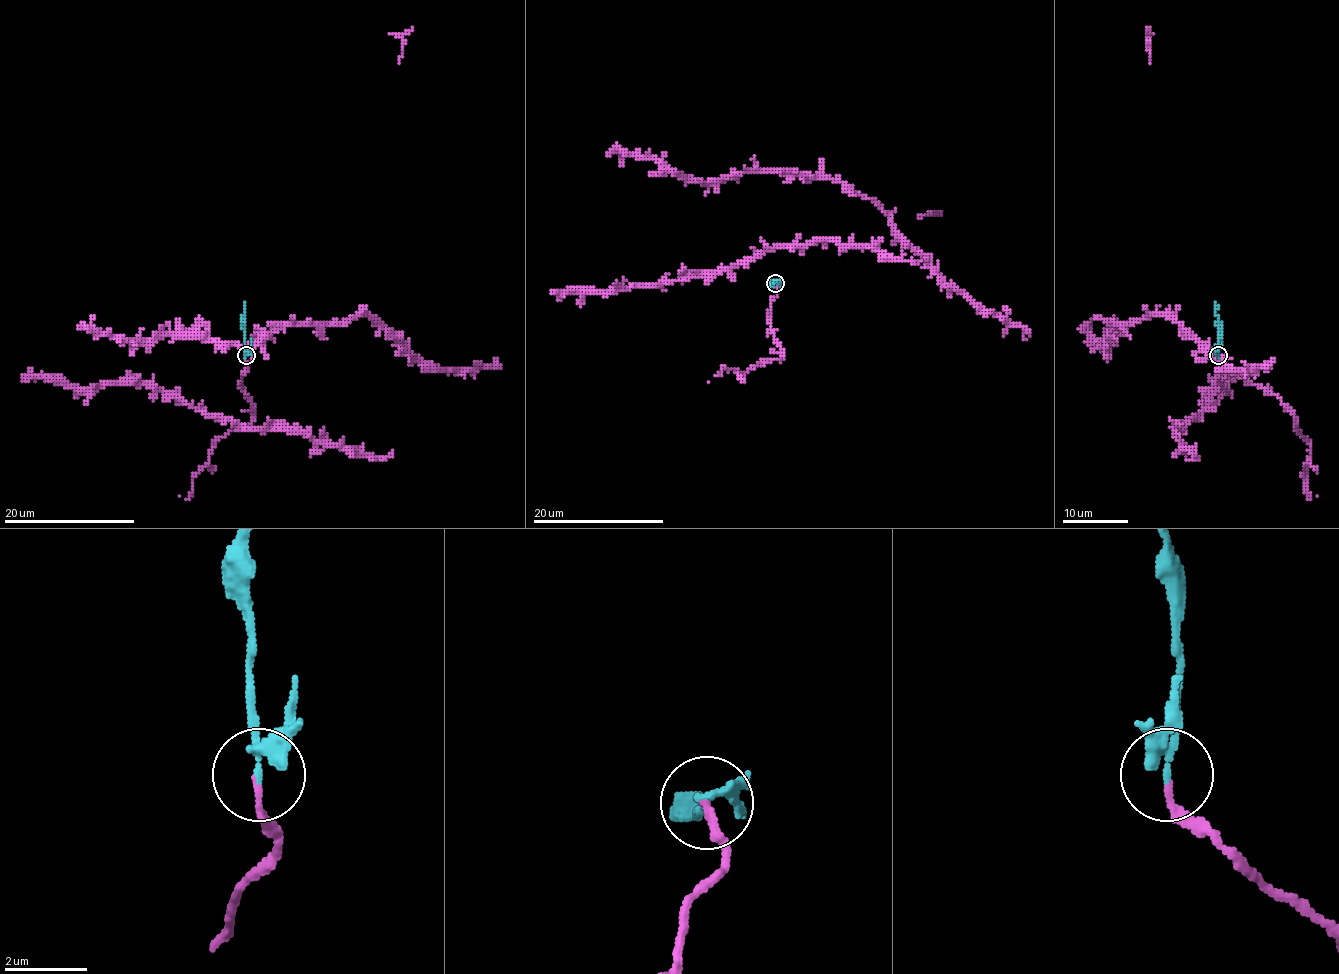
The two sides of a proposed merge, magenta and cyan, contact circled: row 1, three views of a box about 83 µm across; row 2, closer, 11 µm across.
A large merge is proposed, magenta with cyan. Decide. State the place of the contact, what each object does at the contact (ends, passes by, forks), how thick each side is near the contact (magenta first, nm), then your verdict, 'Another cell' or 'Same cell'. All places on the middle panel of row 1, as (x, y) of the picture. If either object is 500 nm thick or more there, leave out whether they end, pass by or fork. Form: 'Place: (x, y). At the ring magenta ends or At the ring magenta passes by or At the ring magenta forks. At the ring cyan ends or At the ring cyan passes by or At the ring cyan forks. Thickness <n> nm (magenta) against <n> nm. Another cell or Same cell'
Place: (775, 283). At the ring magenta ends. At the ring cyan passes by. Thickness 160 nm (magenta) against 180 nm. Another cell

